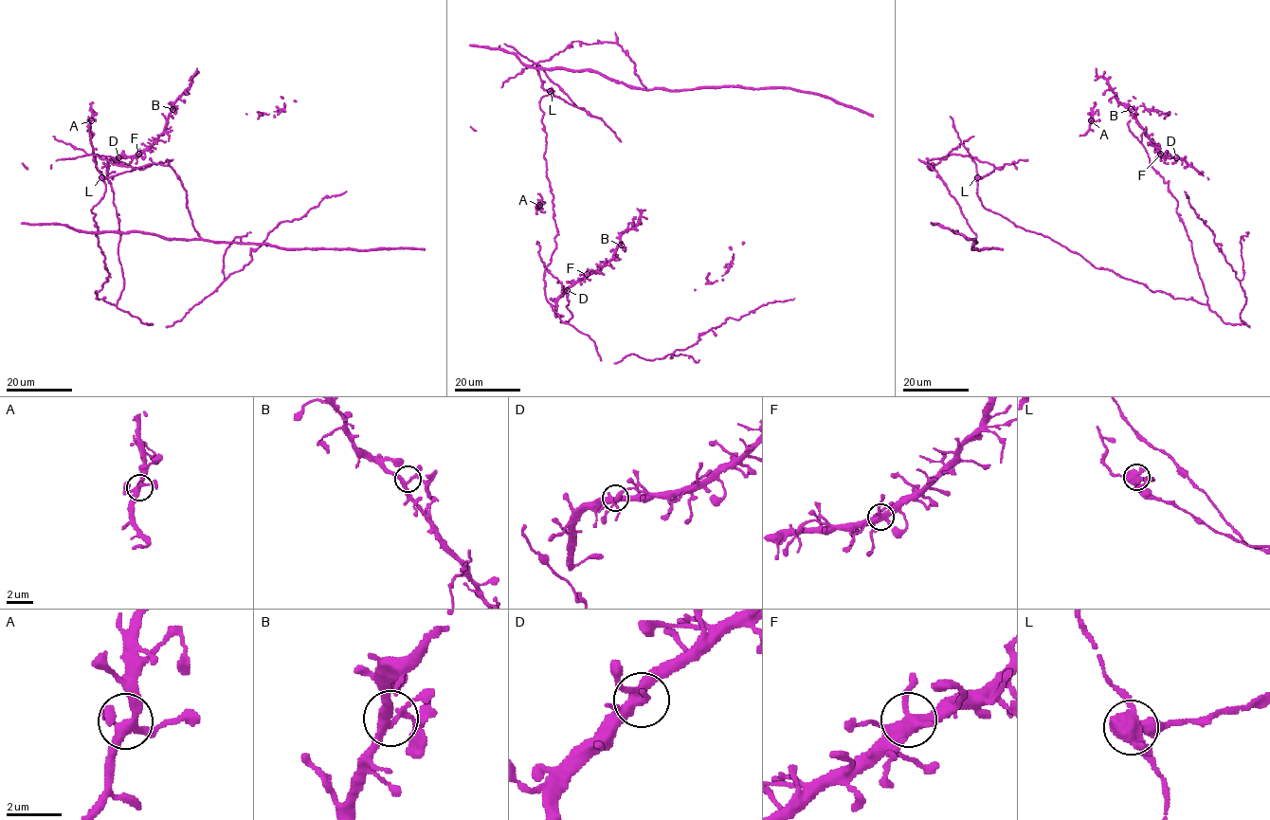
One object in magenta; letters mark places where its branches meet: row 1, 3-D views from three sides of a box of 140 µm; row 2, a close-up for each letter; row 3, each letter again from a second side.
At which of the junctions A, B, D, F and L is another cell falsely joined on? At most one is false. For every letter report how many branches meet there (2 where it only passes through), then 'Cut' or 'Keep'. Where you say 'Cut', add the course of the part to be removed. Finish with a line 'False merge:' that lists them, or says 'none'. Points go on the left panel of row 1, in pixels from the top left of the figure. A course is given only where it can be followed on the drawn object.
A: Branches: 4. Keep
B: Branches: 4. Keep
D: Branches: 5. Keep
F: Branches: 4. Keep
L: Branches: 4. Cut. Course of the part to remove: (101, 178), (134, 168), (90, 154), (125, 166), (168, 165), (186, 191), (193, 227), (208, 240), (425, 250)
False merge: L

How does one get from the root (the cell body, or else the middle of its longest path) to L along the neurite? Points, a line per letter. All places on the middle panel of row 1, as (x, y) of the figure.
L: (546, 163), (543, 155), (547, 135), (539, 101), (554, 91), (550, 90)

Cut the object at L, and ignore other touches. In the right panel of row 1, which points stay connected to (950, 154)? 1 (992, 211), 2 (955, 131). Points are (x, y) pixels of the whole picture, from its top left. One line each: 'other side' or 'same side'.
1: other side
2: other side

